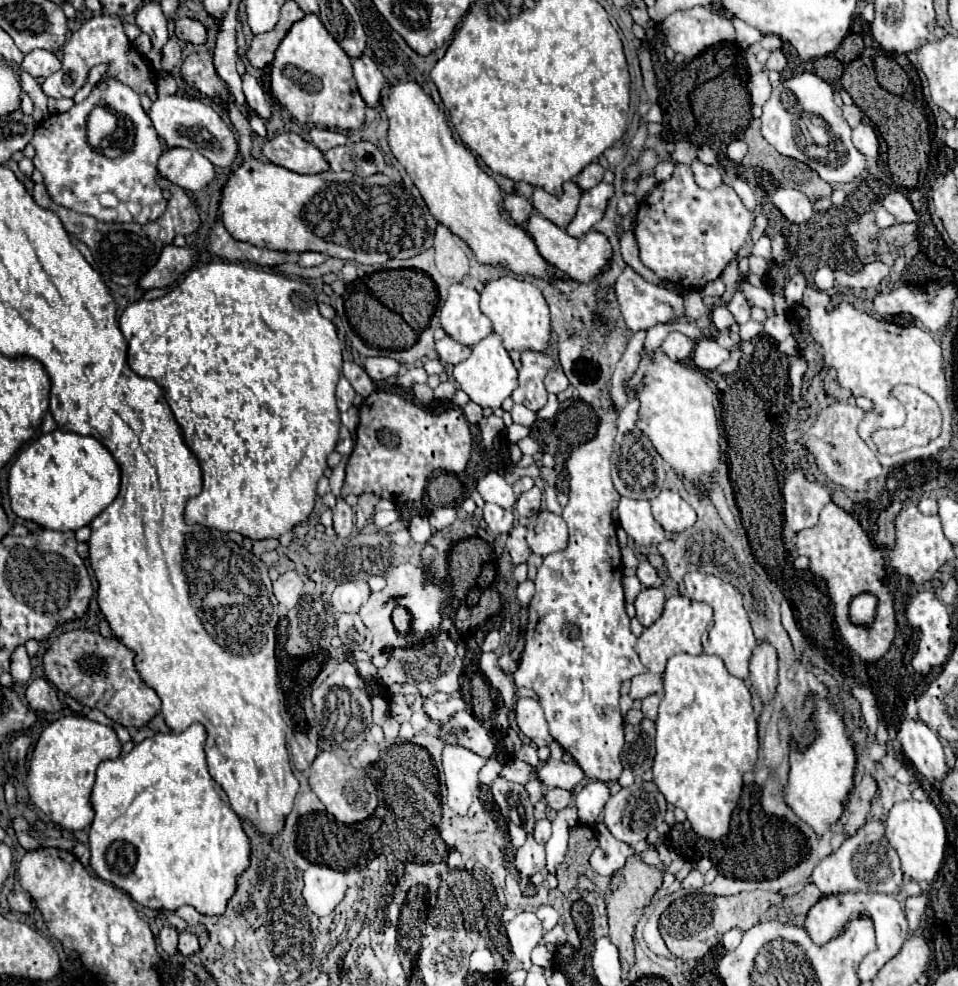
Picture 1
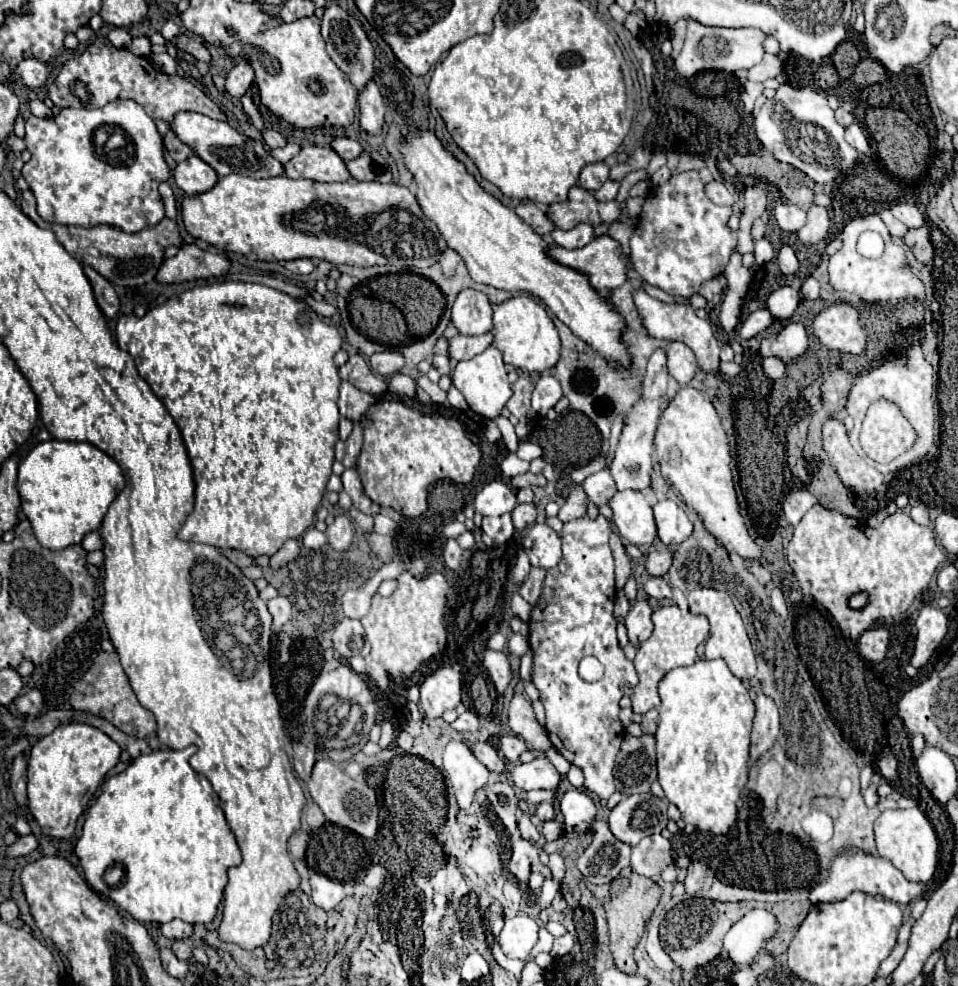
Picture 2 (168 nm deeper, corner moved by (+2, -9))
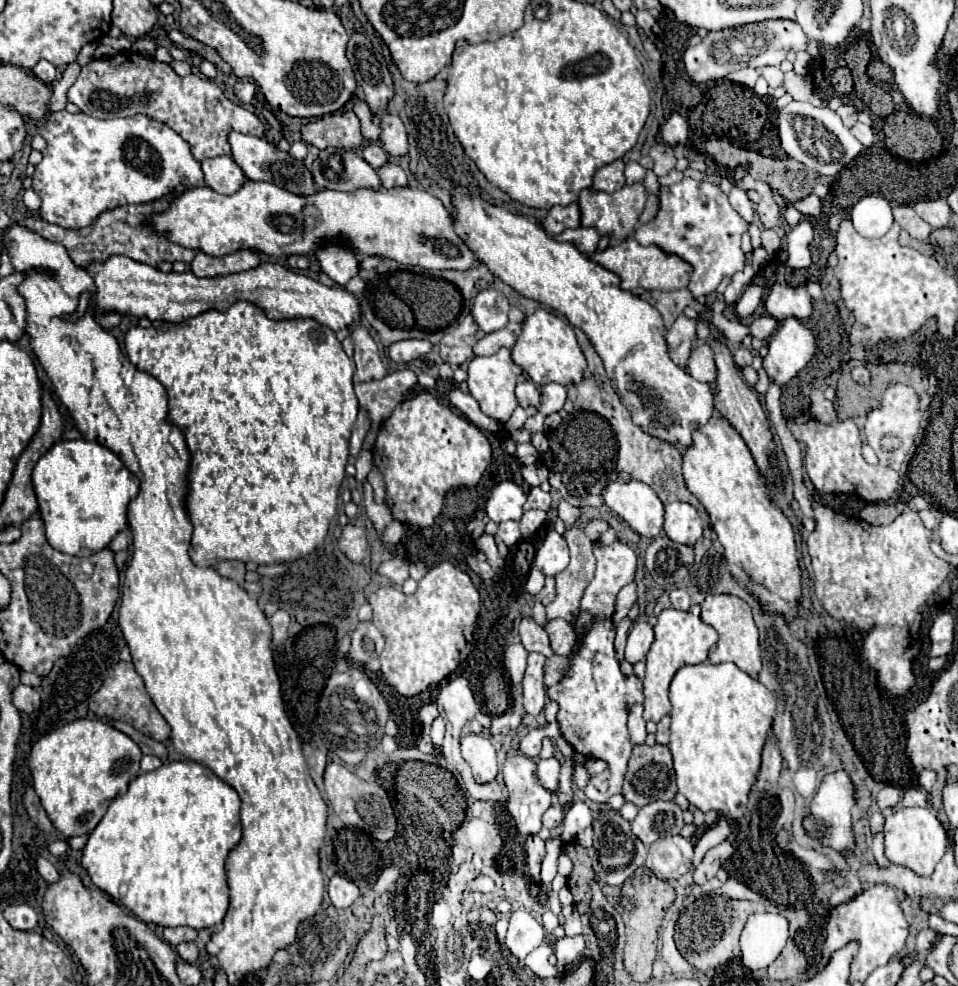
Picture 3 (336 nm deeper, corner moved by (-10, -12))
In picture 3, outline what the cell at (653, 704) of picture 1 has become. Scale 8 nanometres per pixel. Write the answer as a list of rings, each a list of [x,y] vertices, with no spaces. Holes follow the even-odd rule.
[[[667,715],[657,723],[657,743],[661,745],[669,743],[669,717]]]

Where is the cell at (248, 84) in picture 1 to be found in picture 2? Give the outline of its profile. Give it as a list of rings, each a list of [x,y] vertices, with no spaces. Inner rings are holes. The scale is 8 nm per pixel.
[[[267,126],[261,130],[261,136],[263,136],[263,140],[265,140],[265,144],[267,144],[269,148],[279,148],[279,146],[285,146],[285,144],[287,144],[285,138],[283,138],[279,132],[275,132],[275,130],[267,128]]]

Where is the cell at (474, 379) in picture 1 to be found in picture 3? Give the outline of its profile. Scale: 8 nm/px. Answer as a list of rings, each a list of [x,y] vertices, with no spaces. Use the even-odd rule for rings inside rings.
[[[505,347],[489,357],[473,357],[469,361],[469,377],[467,377],[469,393],[479,401],[481,411],[499,423],[507,423],[513,409],[517,407],[515,387],[520,375],[514,373],[514,364],[513,359],[511,359],[511,351]]]

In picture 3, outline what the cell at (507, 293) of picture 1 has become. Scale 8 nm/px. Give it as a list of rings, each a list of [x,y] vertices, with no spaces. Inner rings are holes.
[[[543,309],[525,317],[523,333],[519,335],[511,353],[513,353],[513,361],[521,365],[523,371],[531,377],[531,381],[537,385],[547,385],[547,383],[573,385],[583,379],[583,371],[587,369],[587,361],[577,343],[573,327],[565,319],[547,313]]]

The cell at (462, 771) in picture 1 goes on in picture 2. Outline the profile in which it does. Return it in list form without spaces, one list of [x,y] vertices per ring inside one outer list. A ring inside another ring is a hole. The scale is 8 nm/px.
[[[451,740],[447,744],[443,754],[443,768],[455,790],[457,806],[461,810],[469,808],[475,792],[487,784],[489,770],[473,756],[473,752],[461,740]]]

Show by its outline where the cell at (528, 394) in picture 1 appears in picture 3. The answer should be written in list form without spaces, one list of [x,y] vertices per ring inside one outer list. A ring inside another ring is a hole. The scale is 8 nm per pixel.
[[[523,381],[517,385],[517,399],[519,399],[519,405],[521,407],[529,407],[529,405],[535,405],[539,407],[539,399],[541,399],[541,393],[537,389],[537,385],[533,381]]]

